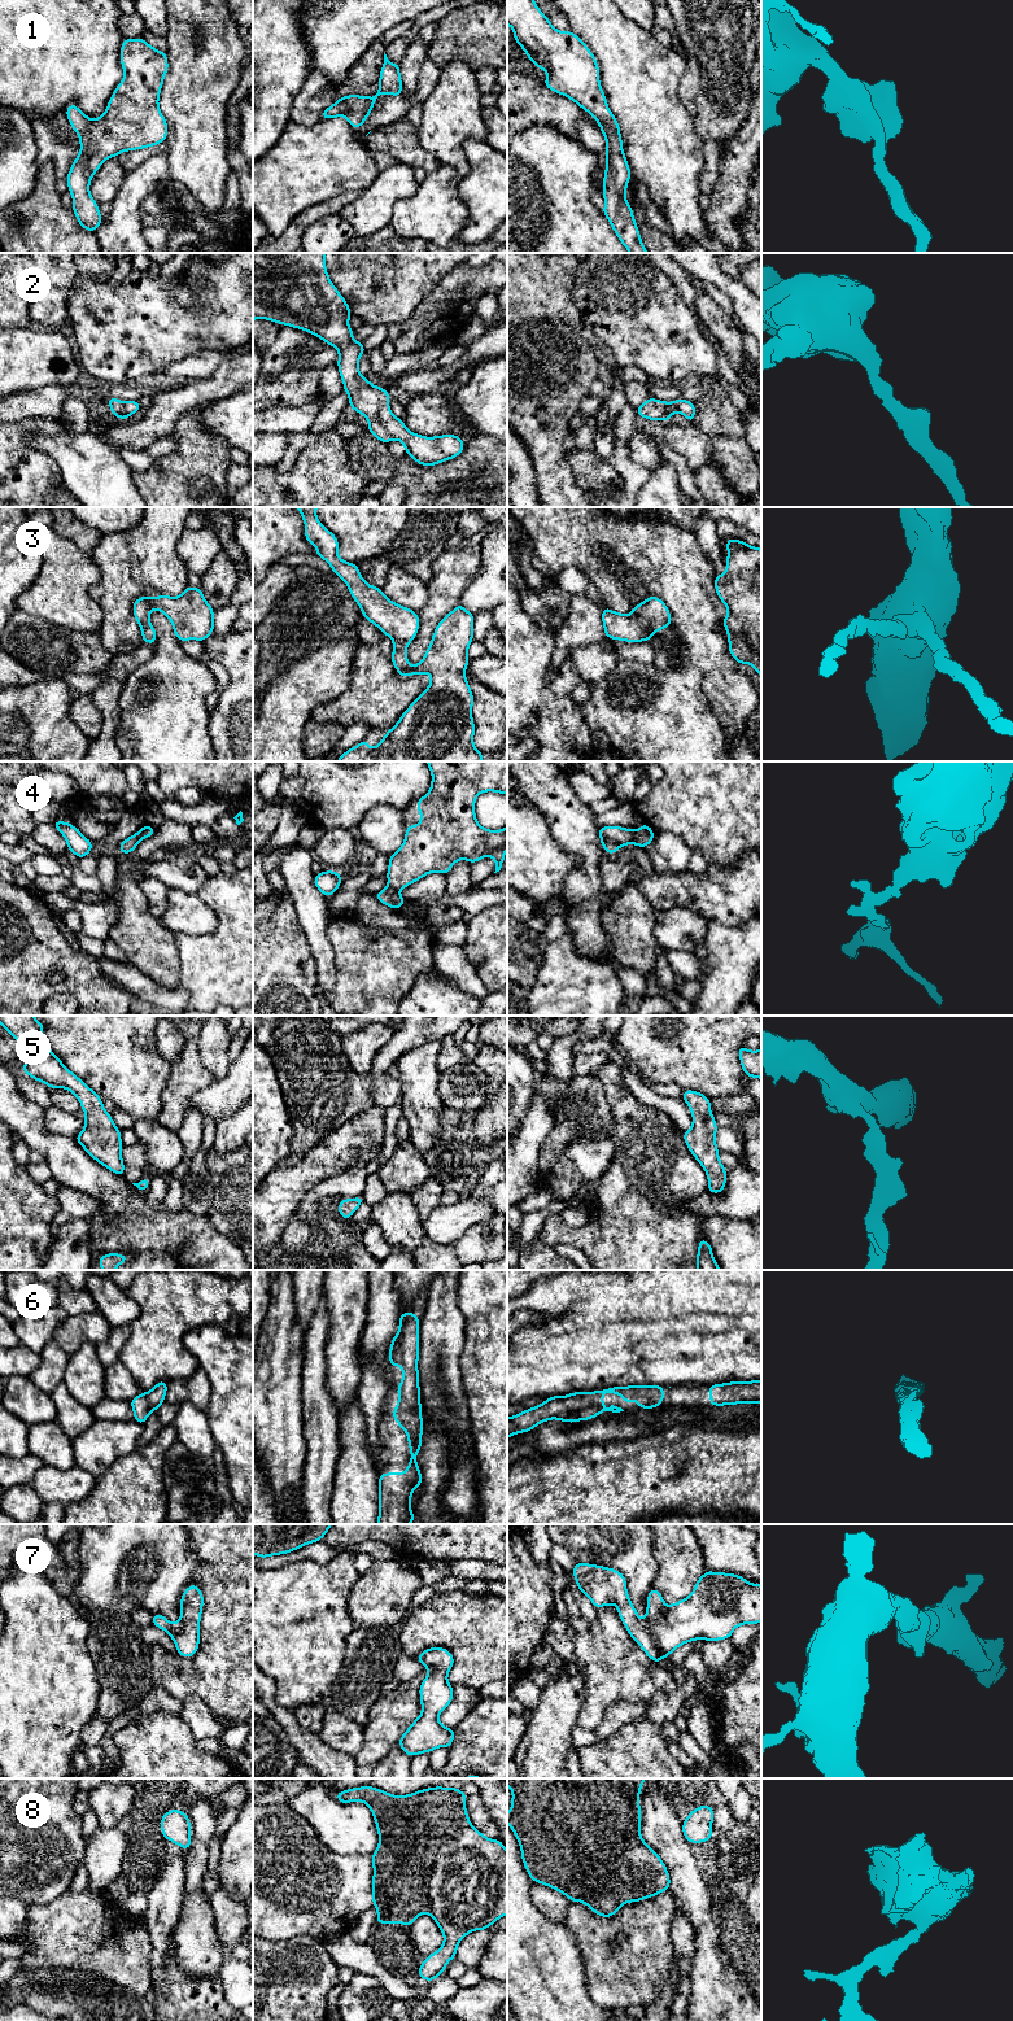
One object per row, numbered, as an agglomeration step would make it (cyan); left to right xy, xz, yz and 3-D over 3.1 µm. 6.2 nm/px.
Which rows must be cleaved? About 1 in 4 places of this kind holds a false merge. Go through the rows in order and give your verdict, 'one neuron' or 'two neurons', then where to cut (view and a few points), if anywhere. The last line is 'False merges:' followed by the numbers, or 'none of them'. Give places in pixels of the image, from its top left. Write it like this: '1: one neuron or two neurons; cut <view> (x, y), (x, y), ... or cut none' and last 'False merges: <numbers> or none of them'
1: one neuron; cut none
2: one neuron; cut none
3: one neuron; cut none
4: two neurons; cut yz (634, 832), (631, 843)
5: one neuron; cut none
6: one neuron; cut none
7: one neuron; cut none
8: one neuron; cut none
False merges: 4

